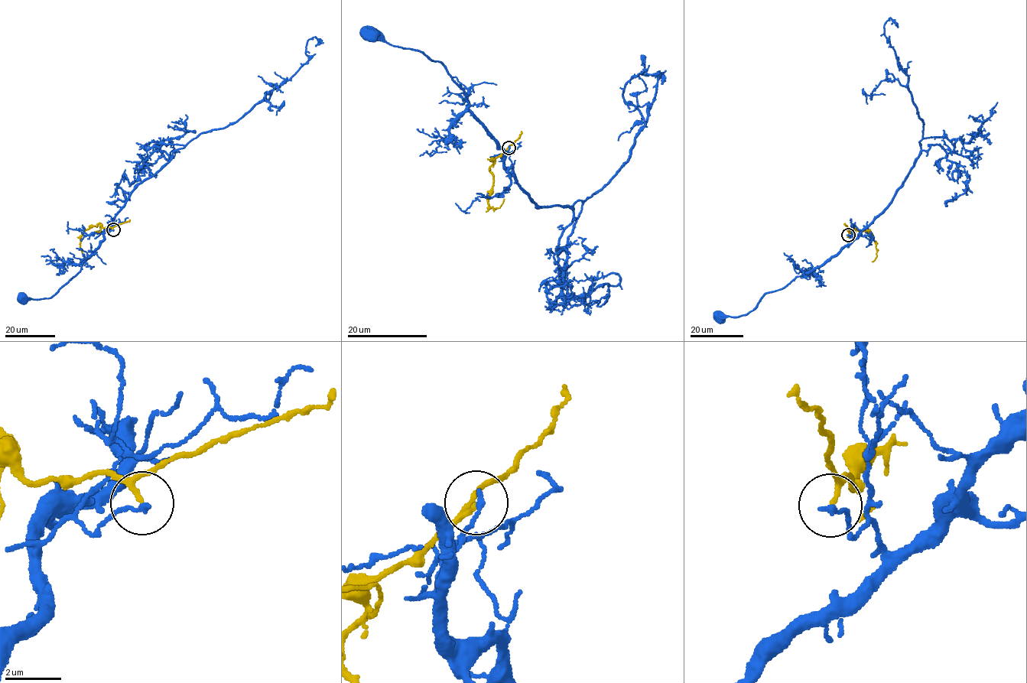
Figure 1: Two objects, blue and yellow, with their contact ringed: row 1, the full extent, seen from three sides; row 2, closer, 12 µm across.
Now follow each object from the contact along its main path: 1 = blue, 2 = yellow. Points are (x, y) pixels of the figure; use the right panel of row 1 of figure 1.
1: (848, 234), (853, 240), (843, 248), (781, 289), (768, 292), (746, 313), (719, 317)
2: (848, 234), (855, 229), (859, 231), (869, 230), (877, 251), (877, 256), (872, 261)

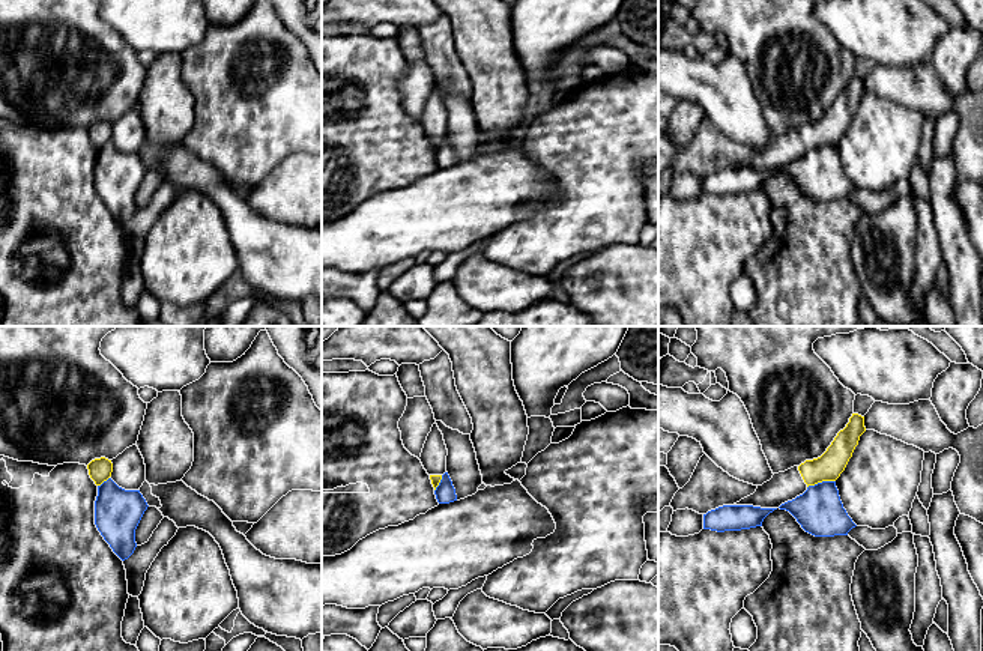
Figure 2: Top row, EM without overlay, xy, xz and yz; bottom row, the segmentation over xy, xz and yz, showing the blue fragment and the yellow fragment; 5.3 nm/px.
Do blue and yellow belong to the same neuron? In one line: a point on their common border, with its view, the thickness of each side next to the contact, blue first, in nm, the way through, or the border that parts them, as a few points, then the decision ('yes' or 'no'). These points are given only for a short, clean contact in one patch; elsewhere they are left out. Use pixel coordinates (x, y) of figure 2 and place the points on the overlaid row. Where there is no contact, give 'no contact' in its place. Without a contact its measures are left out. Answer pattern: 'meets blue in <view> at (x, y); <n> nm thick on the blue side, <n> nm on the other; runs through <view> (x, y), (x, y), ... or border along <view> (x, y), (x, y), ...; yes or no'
meets blue in yz at (822, 481); 260 nm thick on the blue side, 150 nm on the other; border along yz (834, 480), (822, 480), (807, 487); no

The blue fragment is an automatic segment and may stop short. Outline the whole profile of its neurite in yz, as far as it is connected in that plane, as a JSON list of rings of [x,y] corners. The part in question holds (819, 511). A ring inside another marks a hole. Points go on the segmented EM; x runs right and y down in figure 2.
[[[836,481],[809,486],[803,495],[779,508],[789,511],[815,537],[848,535],[857,526],[843,508]]]

